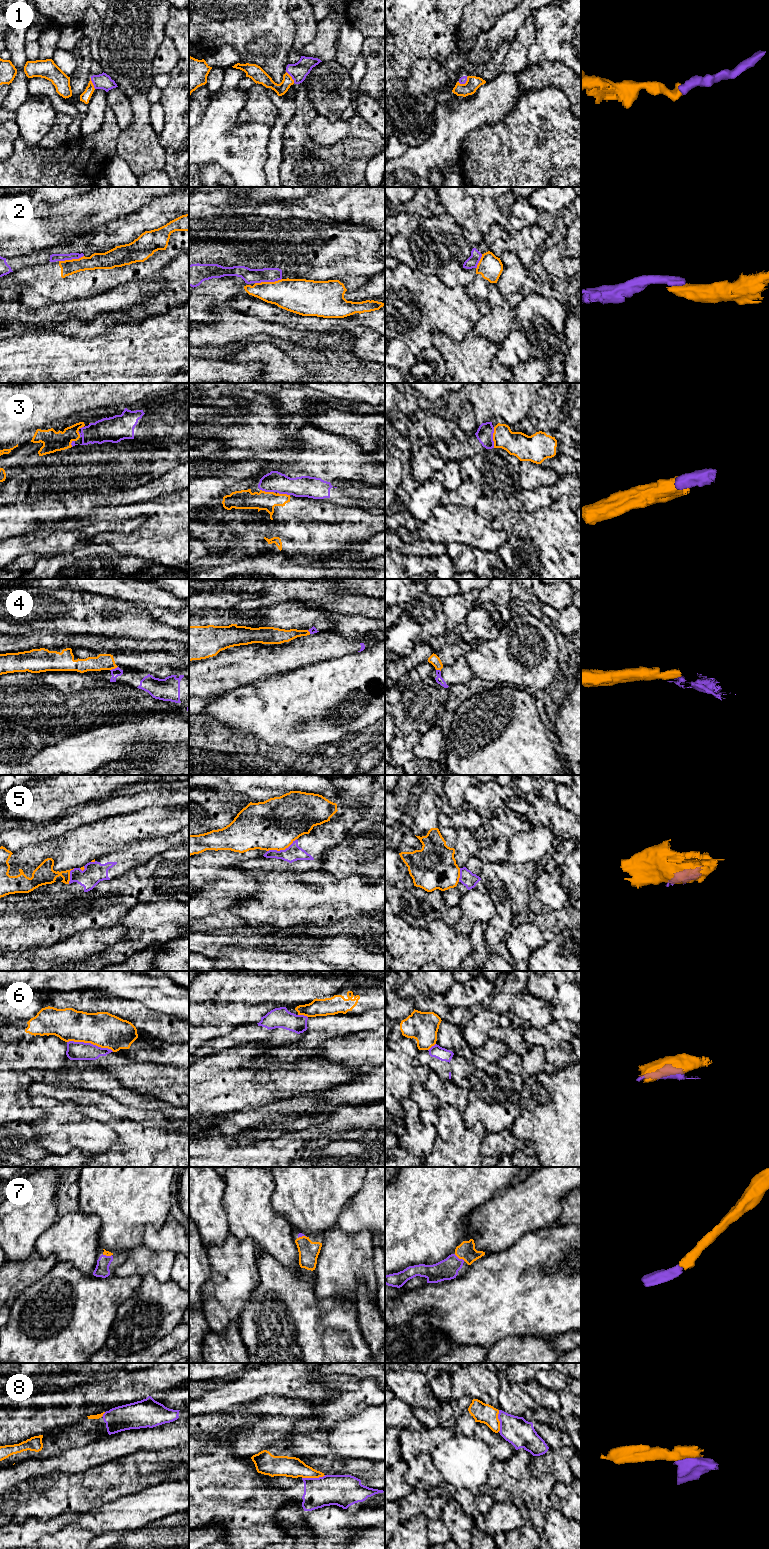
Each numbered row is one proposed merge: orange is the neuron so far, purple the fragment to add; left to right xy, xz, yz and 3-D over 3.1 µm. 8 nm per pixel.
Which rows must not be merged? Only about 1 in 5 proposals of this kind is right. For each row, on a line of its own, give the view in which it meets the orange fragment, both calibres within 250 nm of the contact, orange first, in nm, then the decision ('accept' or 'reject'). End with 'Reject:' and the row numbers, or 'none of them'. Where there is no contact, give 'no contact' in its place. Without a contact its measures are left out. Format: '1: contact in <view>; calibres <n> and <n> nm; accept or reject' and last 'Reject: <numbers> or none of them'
1: contact in xz; calibres 110 and 140 nm; accept
2: contact in xz; calibres 280 and 110 nm; reject
3: contact in yz; calibres 200 and 140 nm; reject
4: contact in xy; calibres 130 and 70 nm; reject
5: contact in xz; calibres 400 and 130 nm; reject
6: contact in xy; calibres 280 and 140 nm; reject
7: contact in yz; calibres 150 and 170 nm; accept
8: contact in xz; calibres 160 and 260 nm; reject
Reject: 2, 3, 4, 5, 6, 8

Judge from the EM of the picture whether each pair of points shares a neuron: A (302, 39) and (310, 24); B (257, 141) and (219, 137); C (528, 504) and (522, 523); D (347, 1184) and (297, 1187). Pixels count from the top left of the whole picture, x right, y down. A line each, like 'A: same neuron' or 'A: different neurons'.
A: same neuron
B: same neuron
C: different neurons
D: same neuron

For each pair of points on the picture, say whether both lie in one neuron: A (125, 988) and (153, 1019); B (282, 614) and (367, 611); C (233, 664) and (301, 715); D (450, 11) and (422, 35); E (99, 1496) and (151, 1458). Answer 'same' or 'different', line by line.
A: different
B: different
C: different
D: same
E: same

